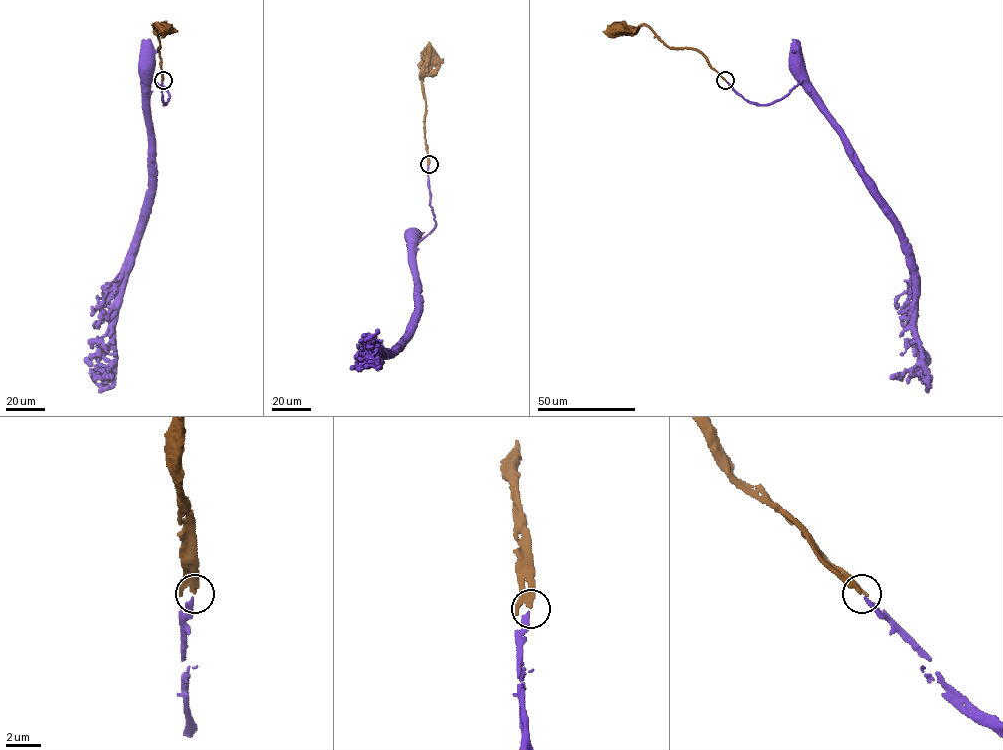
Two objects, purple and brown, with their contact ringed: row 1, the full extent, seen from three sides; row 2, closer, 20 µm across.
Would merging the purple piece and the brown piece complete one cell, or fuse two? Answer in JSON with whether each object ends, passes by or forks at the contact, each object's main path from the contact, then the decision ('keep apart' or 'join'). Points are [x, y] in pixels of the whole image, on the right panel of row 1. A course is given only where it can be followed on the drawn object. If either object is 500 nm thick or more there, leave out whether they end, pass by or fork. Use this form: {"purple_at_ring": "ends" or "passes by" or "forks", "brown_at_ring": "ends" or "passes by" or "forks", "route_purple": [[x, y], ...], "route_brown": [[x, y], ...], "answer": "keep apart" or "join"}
{"purple_at_ring": "ends", "brown_at_ring": "passes by", "route_purple": [[725, 81], [745, 99], [768, 104], [783, 98], [802, 80], [840, 136], [872, 196], [895, 225]], "route_brown": [[725, 80], [699, 52], [669, 47], [643, 24], [635, 30], [603, 31]], "answer": "join"}

